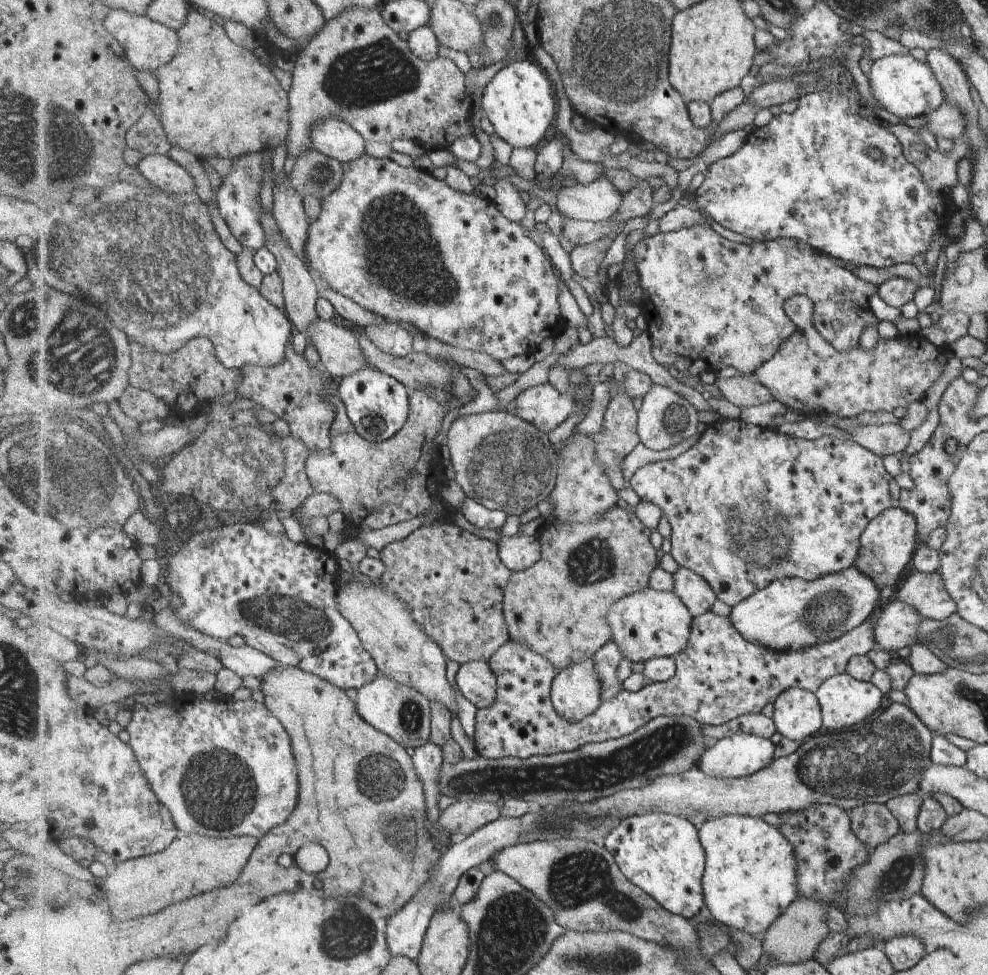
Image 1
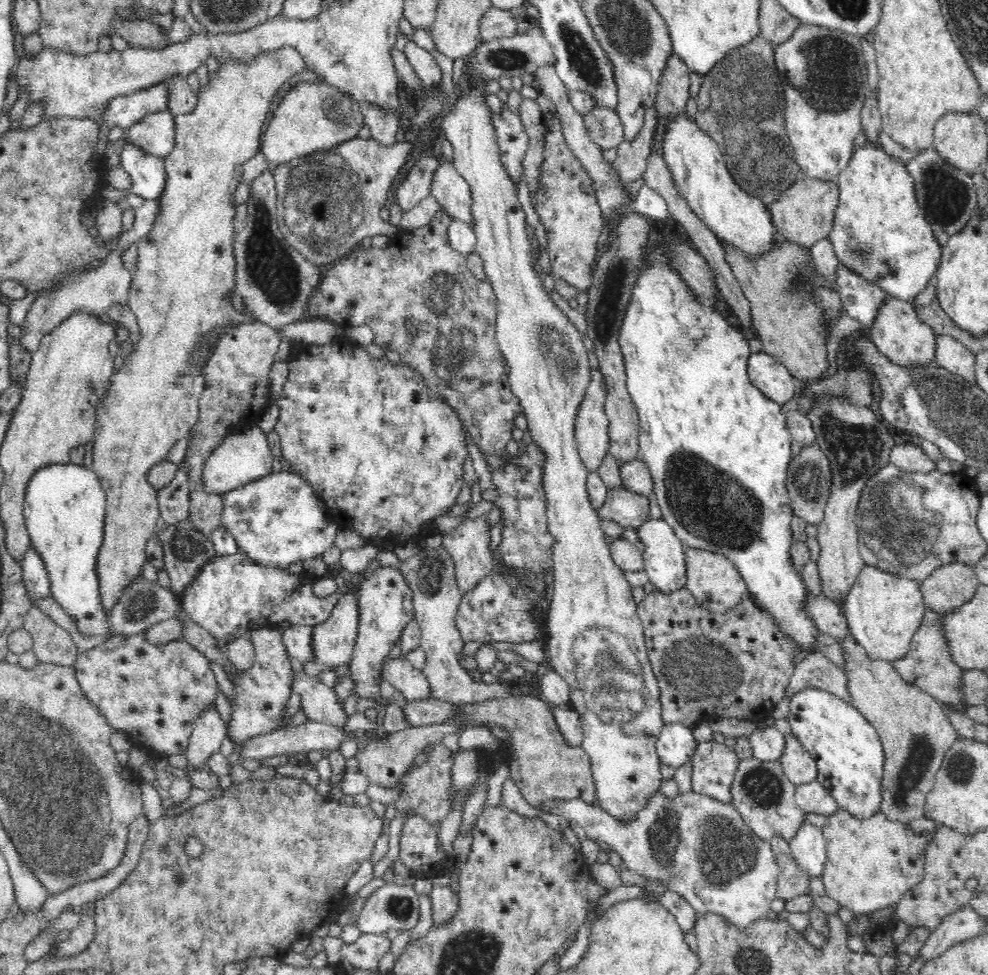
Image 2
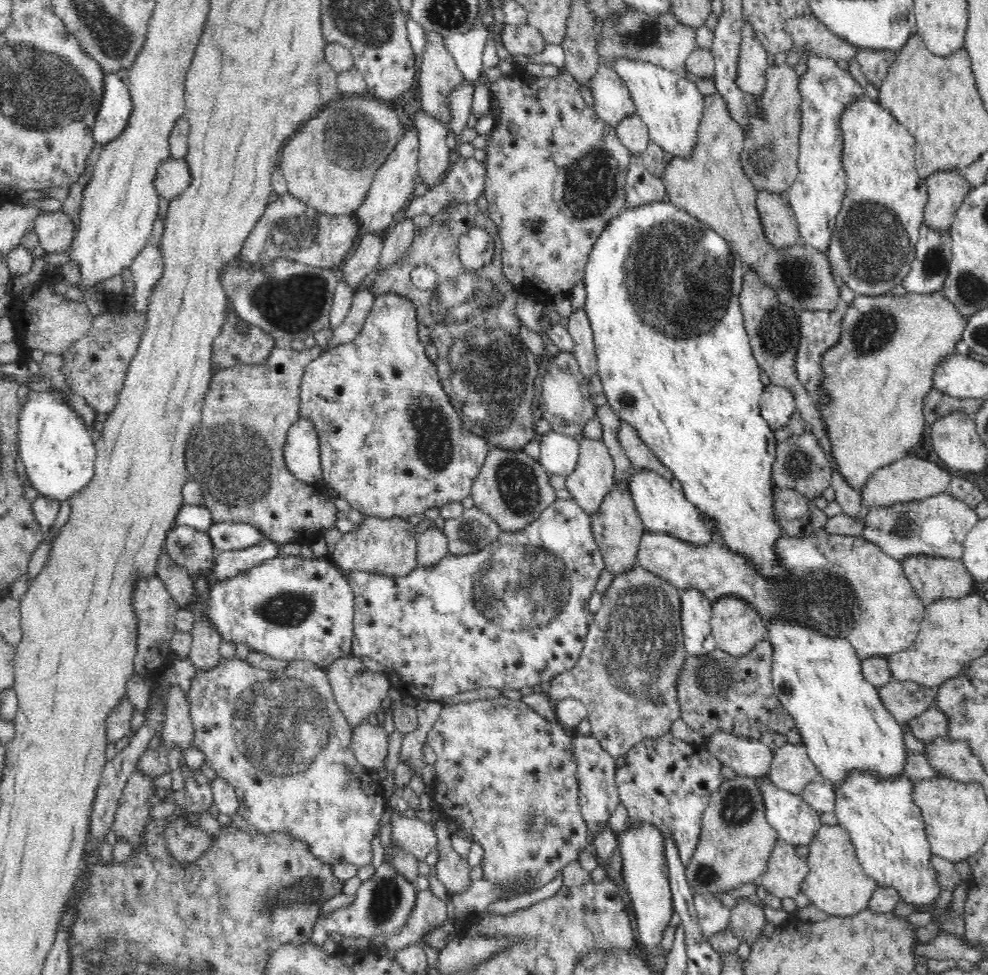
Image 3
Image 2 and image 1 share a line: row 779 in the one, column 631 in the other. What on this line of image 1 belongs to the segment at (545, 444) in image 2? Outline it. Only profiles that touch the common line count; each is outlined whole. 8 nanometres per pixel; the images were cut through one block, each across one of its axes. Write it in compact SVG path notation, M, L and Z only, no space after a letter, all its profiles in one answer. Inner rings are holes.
M650 586L619 599L609 611L612 641L620 645L625 658L632 662L679 655L689 646L693 619L691 610L677 593L661 592Z

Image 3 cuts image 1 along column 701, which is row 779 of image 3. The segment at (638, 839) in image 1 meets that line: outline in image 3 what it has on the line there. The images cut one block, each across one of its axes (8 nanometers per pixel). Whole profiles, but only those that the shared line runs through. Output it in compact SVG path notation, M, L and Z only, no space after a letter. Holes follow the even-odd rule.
M852 768L844 780L833 785L834 810L837 824L848 831L852 844L855 848L857 859L862 869L872 876L879 887L894 887L904 903L915 906L928 906L939 896L941 889L937 884L937 876L930 868L930 843L926 839L924 821L921 808L914 802L913 790L915 780L905 773L900 772L896 776L879 776L872 772L870 774L863 768Z

